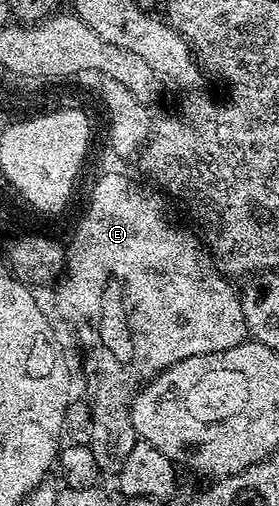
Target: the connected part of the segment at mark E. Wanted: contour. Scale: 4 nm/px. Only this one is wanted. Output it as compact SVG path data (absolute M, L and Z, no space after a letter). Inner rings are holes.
M104 175L100 180L97 181L96 188L94 188L92 191L92 200L89 201L88 208L85 209L84 216L81 217L80 224L78 224L76 227L76 236L74 236L72 239L72 247L70 243L70 250L66 255L66 274L59 280L59 283L61 282L60 288L58 288L56 291L56 311L61 315L62 318L65 319L66 322L69 323L70 326L72 326L72 331L74 334L76 334L76 339L78 342L80 342L81 349L84 350L84 375L86 378L88 378L88 391L90 394L92 394L92 431L94 434L96 434L97 441L100 442L101 445L104 446L105 449L108 450L109 453L117 459L117 461L123 461L127 459L128 455L131 454L134 448L134 444L137 442L138 436L136 432L132 430L132 408L137 402L142 388L145 385L151 384L157 377L163 375L164 372L167 371L168 368L173 367L175 363L181 363L190 357L198 357L199 355L209 355L210 353L225 351L226 349L234 349L239 343L245 342L248 327L248 322L244 316L244 310L240 304L241 296L238 294L237 288L235 291L235 289L232 288L230 284L228 284L231 282L225 278L220 268L216 266L207 246L205 246L205 244L202 242L201 236L197 234L195 230L189 229L189 231L187 231L187 229L184 228L182 224L175 223L175 221L172 220L172 211L170 208L168 208L169 200L165 198L165 196L161 194L159 190L153 189L151 186L148 187L143 187L142 184L135 183L134 180L127 179L127 177L124 175Z

